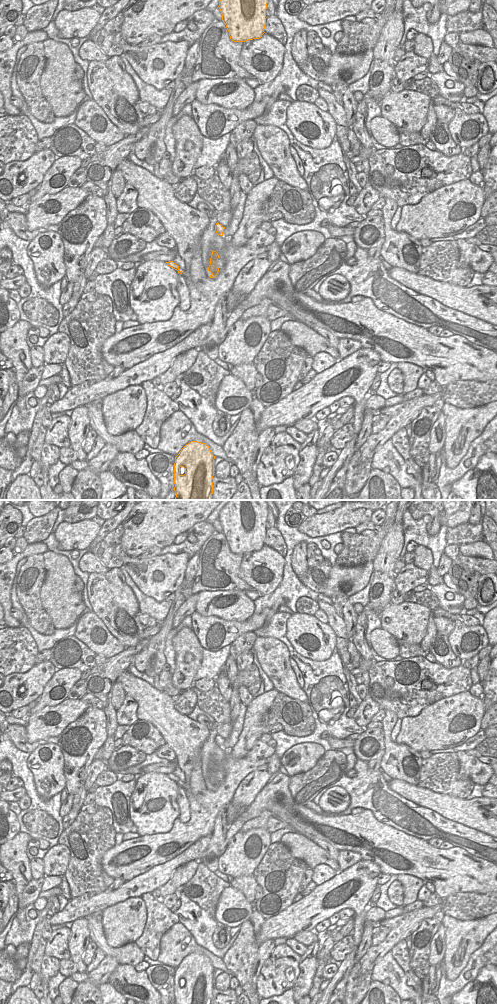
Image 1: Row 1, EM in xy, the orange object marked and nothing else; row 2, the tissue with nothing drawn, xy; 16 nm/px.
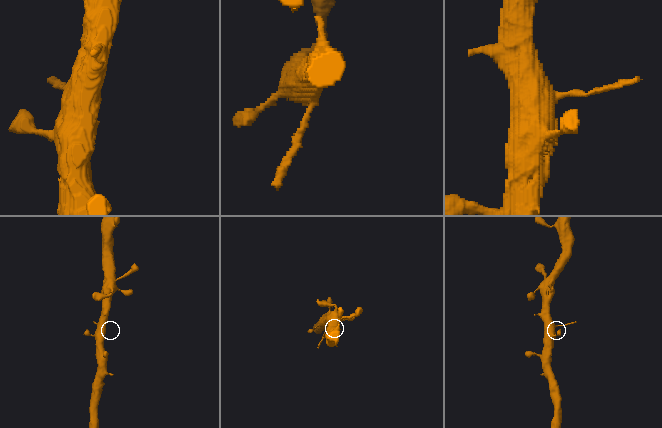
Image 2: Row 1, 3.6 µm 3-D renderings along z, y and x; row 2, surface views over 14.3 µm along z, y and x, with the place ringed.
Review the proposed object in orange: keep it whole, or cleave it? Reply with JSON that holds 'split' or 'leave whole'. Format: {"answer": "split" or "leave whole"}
{"answer": "leave whole"}

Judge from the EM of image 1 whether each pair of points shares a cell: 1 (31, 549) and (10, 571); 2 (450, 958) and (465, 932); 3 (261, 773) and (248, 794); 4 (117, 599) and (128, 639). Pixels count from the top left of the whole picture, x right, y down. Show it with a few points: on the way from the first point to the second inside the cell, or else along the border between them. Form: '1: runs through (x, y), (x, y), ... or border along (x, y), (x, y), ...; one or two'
1: runs through (25, 553), (11, 565); one
2: runs through (455, 952), (462, 938); one
3: runs through (258, 778), (248, 789); one
4: runs through (116, 610), (113, 622), (114, 630), (117, 633); one

